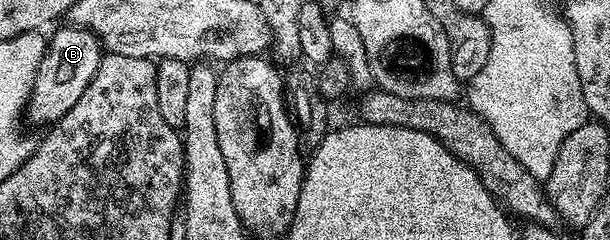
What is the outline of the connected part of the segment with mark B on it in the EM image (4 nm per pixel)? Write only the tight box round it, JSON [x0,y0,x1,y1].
[27,26,103,126]

